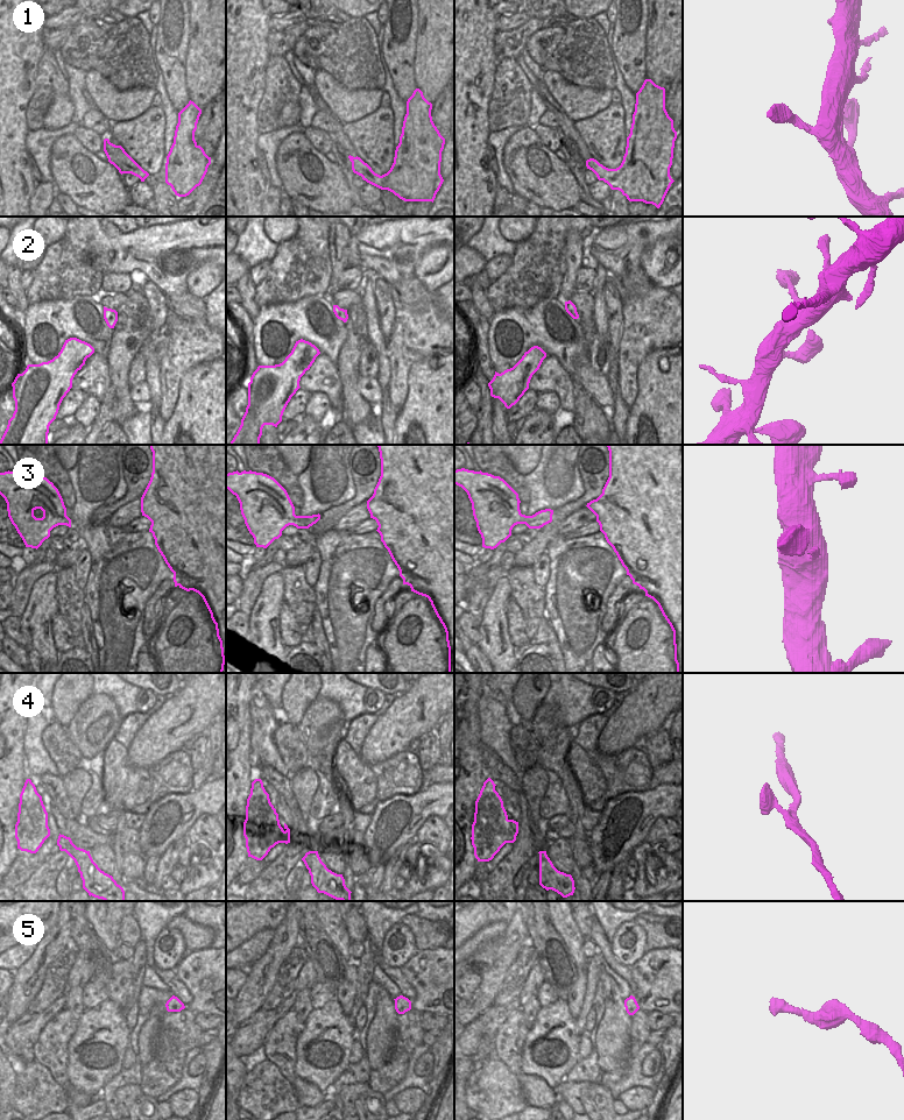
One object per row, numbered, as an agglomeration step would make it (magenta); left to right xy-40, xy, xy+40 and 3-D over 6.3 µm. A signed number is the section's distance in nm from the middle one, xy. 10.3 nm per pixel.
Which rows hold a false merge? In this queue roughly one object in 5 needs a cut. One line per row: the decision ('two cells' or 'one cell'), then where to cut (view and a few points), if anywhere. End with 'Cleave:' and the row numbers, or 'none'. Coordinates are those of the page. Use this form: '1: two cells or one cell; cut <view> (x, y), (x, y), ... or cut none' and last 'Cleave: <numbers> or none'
1: one cell; cut none
2: two cells; cut xy (341, 309), (346, 312)
3: one cell; cut none
4: one cell; cut none
5: one cell; cut none
Cleave: 2

